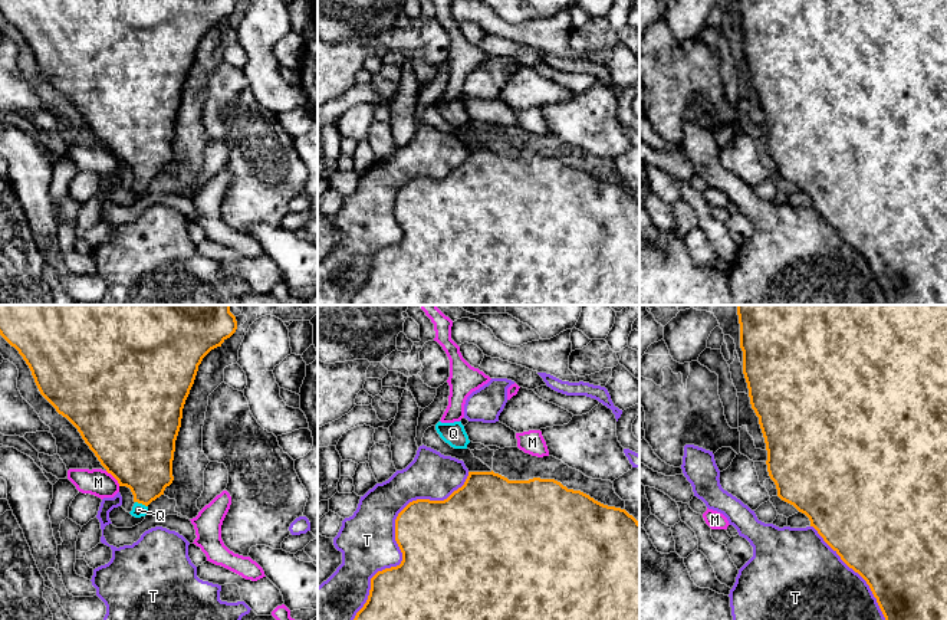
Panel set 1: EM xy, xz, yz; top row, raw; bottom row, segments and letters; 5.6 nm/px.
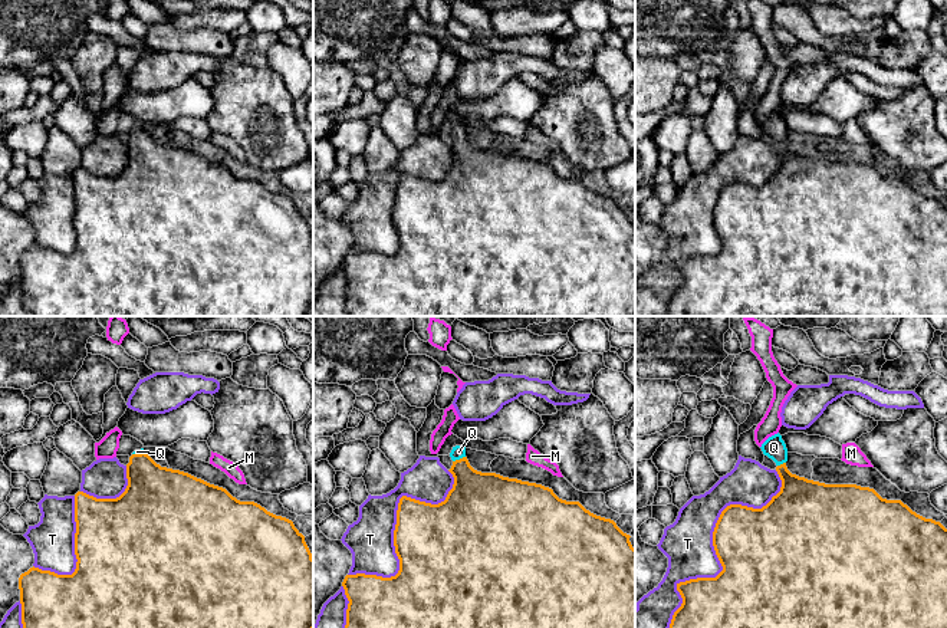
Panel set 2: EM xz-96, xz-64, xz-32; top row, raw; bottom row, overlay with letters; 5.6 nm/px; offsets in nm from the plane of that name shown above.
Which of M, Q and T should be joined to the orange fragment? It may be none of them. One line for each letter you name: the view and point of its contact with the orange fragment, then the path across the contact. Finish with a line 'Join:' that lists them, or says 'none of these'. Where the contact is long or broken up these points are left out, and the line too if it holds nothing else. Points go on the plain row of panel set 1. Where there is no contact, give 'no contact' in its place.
Q: meets orange in xy at (141, 180); runs through xy (140, 135), (141, 180), (138, 187)
Join: Q

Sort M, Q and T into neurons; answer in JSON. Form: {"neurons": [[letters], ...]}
{"neurons": [["M"], ["Q"], ["T"]]}

